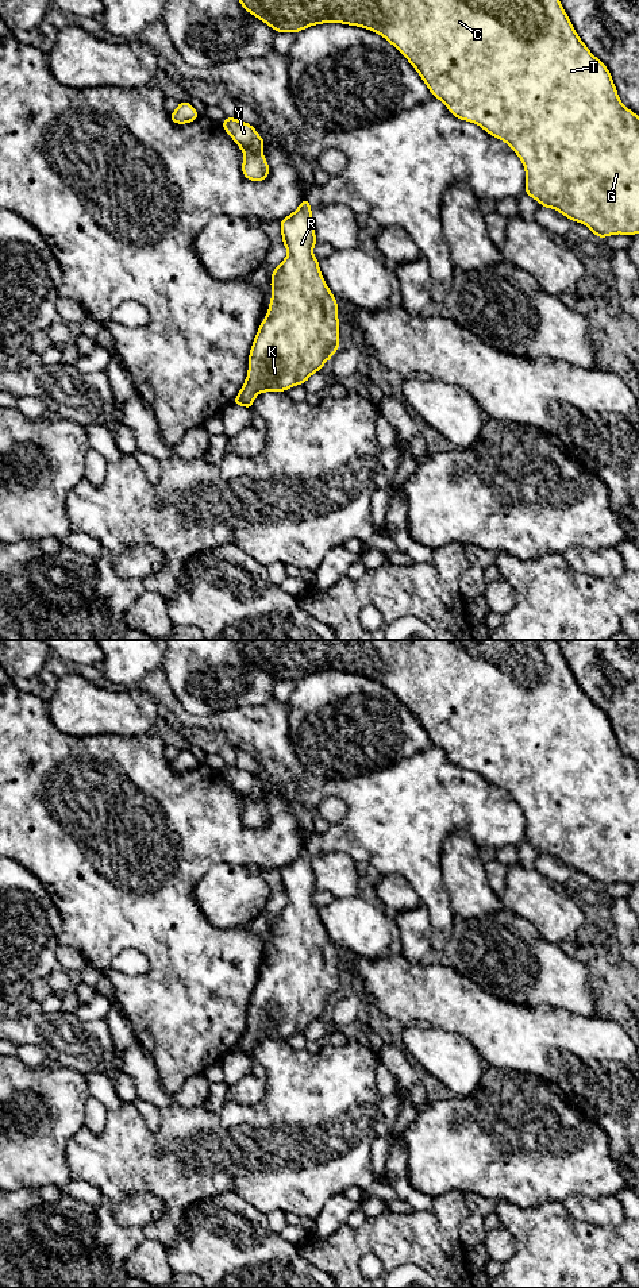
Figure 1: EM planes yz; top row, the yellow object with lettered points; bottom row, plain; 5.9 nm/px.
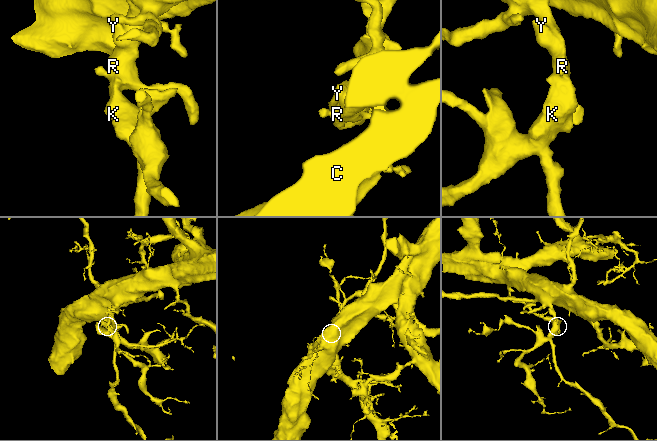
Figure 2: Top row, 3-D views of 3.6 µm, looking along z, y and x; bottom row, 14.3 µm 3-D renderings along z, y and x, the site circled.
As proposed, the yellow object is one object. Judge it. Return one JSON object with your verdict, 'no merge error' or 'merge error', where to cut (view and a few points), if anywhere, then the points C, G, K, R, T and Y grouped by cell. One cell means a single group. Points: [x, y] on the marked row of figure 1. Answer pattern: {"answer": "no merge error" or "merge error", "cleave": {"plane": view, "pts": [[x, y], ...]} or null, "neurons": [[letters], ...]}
{"answer": "no merge error", "cleave": null, "neurons": [["C", "G", "K", "R", "T", "Y"]]}

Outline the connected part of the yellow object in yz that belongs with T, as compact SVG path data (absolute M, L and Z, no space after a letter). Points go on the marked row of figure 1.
M239 0L239 3L276 32L297 34L313 24L336 22L365 27L382 35L409 61L431 95L442 100L455 117L478 124L512 147L526 169L524 193L539 201L543 208L557 209L571 221L585 224L596 238L615 234L632 236L639 232L639 116L621 104L609 70L578 38L559 0Z

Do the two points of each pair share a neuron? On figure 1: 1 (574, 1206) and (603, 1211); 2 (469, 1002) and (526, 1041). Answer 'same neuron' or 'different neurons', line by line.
1: same neuron
2: same neuron

